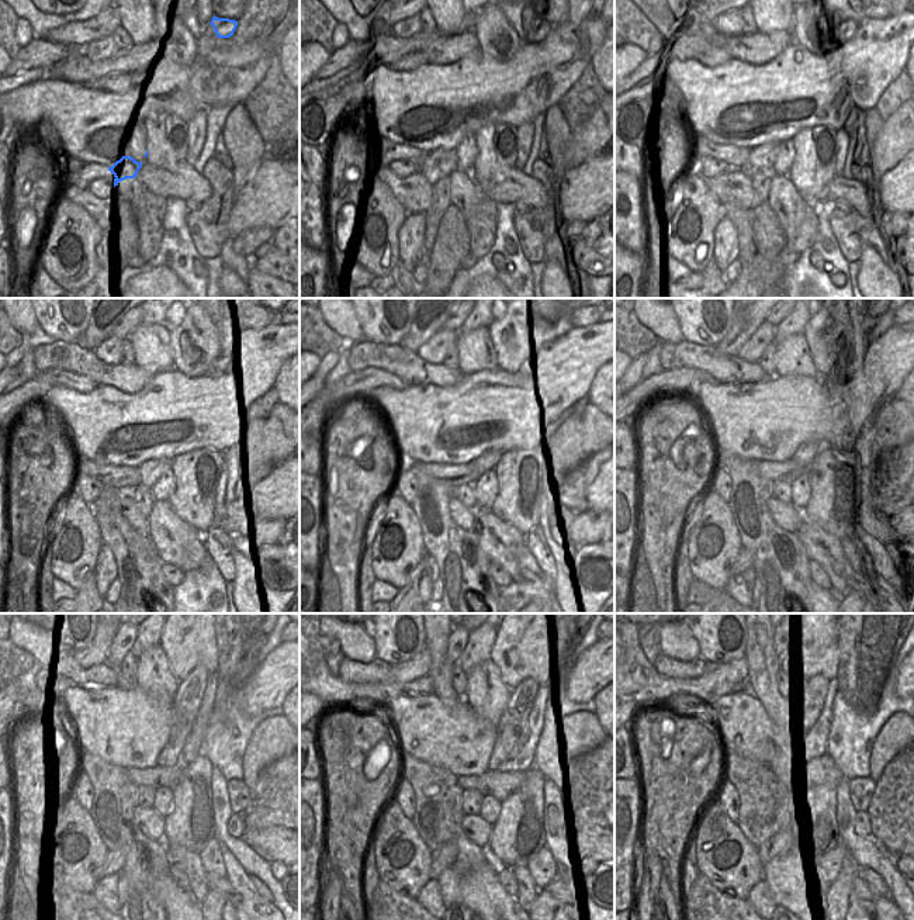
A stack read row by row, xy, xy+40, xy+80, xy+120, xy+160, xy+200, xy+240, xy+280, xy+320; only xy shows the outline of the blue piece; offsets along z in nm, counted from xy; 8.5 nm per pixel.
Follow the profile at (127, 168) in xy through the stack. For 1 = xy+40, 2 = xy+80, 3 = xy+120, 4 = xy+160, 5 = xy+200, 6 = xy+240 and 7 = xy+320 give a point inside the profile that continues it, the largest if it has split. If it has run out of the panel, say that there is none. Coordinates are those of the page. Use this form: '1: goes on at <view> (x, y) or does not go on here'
1: goes on at xy+40 (439, 163)
2: goes on at xy+80 (779, 158)
3: goes on at xy+120 (151, 471)
4: goes on at xy+160 (487, 462)
5: goes on at xy+200 (807, 452)
6: goes on at xy+240 (213, 694)
7: goes on at xy+320 (817, 747)

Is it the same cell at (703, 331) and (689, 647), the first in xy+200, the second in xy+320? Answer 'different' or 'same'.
different

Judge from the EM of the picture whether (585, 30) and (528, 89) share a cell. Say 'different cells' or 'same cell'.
same cell

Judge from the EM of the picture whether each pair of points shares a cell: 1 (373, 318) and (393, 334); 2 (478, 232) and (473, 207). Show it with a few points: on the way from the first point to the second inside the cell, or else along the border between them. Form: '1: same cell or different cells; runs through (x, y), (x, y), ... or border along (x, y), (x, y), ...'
1: same cell; runs through (377, 318), (388, 329)
2: different cells; border along (487, 199), (478, 201), (483, 218), (466, 221)

